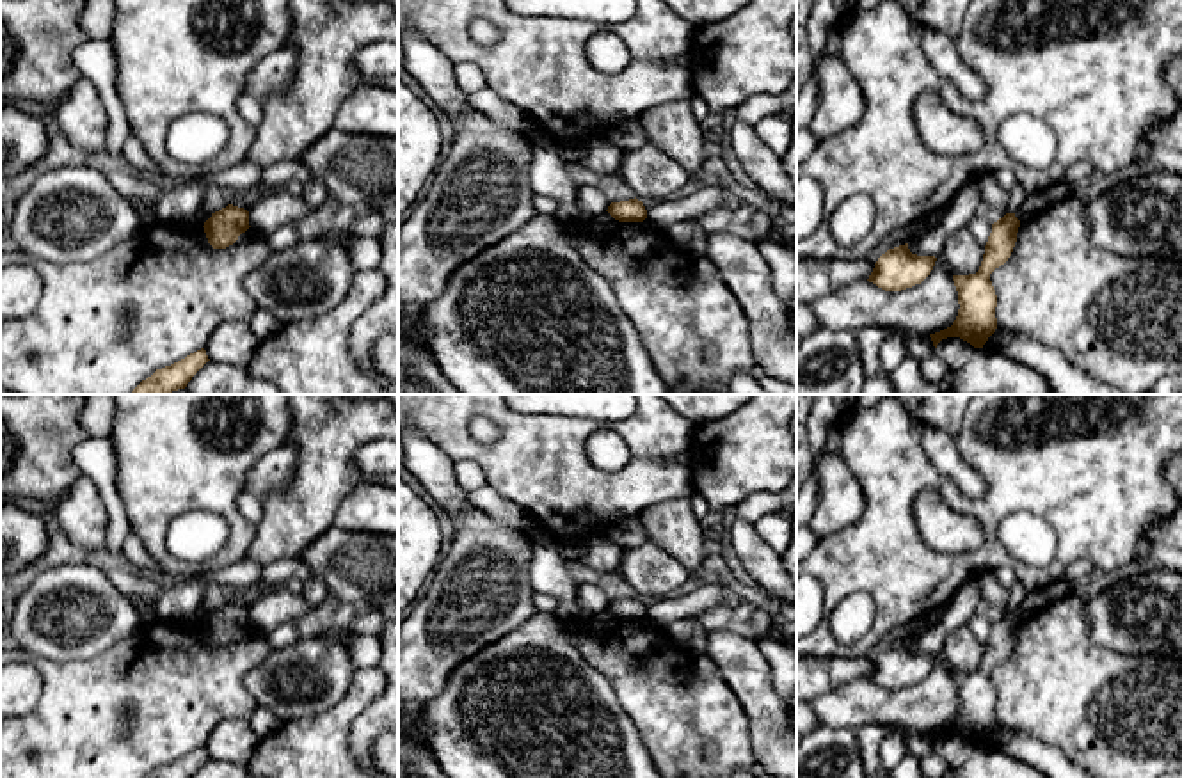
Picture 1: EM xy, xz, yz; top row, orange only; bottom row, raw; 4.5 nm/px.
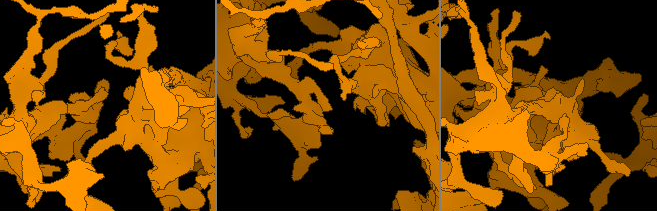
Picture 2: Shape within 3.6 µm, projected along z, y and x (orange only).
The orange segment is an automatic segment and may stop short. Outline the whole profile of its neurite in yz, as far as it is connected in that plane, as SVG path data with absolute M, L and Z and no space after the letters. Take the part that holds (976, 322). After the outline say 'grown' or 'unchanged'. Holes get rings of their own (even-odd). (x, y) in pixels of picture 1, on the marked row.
M1006 213L994 222L979 270L969 275L953 275L960 309L951 327L930 334L935 348L947 337L960 337L974 348L983 348L988 337L995 332L997 295L990 274L1011 256L1018 227L1020 220L1015 213Z | unchanged

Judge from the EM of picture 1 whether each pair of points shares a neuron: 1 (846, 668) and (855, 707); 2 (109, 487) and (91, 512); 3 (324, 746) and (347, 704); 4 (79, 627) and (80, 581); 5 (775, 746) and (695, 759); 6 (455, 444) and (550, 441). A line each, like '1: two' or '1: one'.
1: two
2: two
3: one
4: one
5: two
6: one

